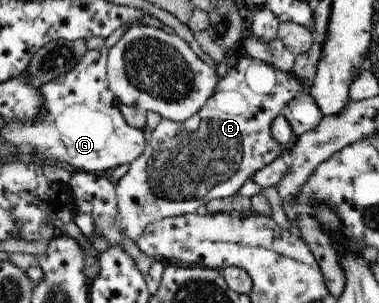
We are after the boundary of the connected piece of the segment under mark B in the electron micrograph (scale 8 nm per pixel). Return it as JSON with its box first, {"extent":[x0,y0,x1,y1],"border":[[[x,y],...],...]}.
{"extent":[115,57,308,240],"border":[[[242,57],[238,58],[238,61],[227,69],[227,74],[219,80],[218,85],[216,85],[216,91],[214,95],[206,101],[206,105],[190,117],[186,119],[184,123],[174,123],[173,121],[168,121],[167,119],[162,119],[157,125],[156,129],[152,132],[152,138],[147,143],[142,155],[138,156],[138,159],[135,159],[130,163],[128,171],[123,177],[118,179],[115,182],[115,190],[118,199],[118,220],[122,224],[122,230],[124,234],[131,238],[132,240],[137,240],[140,237],[141,233],[144,233],[145,227],[152,222],[167,218],[174,217],[179,215],[184,215],[187,213],[194,213],[200,205],[204,205],[210,202],[212,199],[222,199],[225,197],[230,197],[236,195],[238,188],[249,179],[249,175],[252,172],[255,172],[257,169],[267,166],[275,157],[282,156],[285,157],[289,152],[289,145],[278,145],[272,138],[270,133],[271,121],[279,114],[282,110],[285,109],[286,103],[294,99],[299,94],[304,93],[304,89],[308,87],[306,83],[299,83],[290,71],[280,71],[275,69],[273,66],[260,59],[253,59],[252,57]]]}

